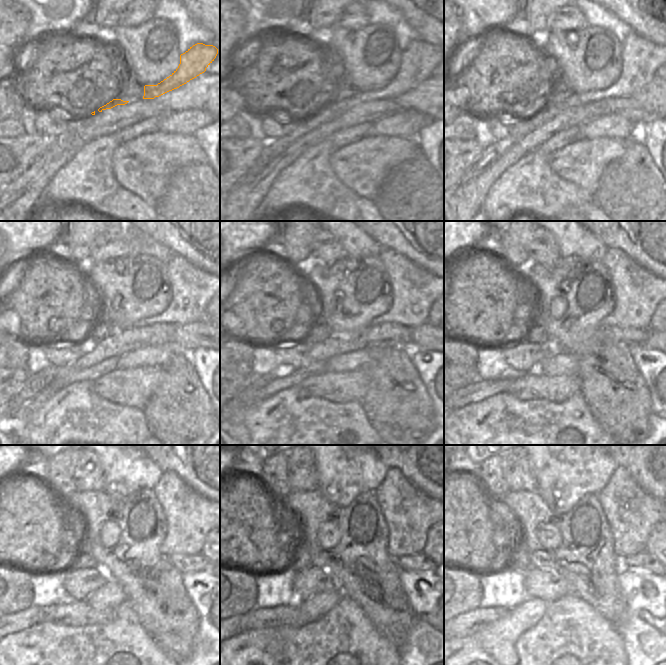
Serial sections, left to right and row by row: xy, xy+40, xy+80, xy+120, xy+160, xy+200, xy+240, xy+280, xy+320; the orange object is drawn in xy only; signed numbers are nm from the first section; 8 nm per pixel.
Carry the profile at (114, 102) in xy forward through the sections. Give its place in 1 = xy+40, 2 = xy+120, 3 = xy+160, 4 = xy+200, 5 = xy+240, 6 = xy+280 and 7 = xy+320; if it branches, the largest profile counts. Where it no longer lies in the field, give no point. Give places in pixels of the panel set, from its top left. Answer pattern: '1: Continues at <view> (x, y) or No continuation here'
1: Continues at xy+40 (417, 62)
2: Continues at xy+120 (192, 288)
3: Continues at xy+160 (414, 290)
4: Continues at xy+200 (637, 291)
5: Continues at xy+240 (189, 516)
6: Continues at xy+280 (409, 514)
7: Continues at xy+320 (631, 513)

